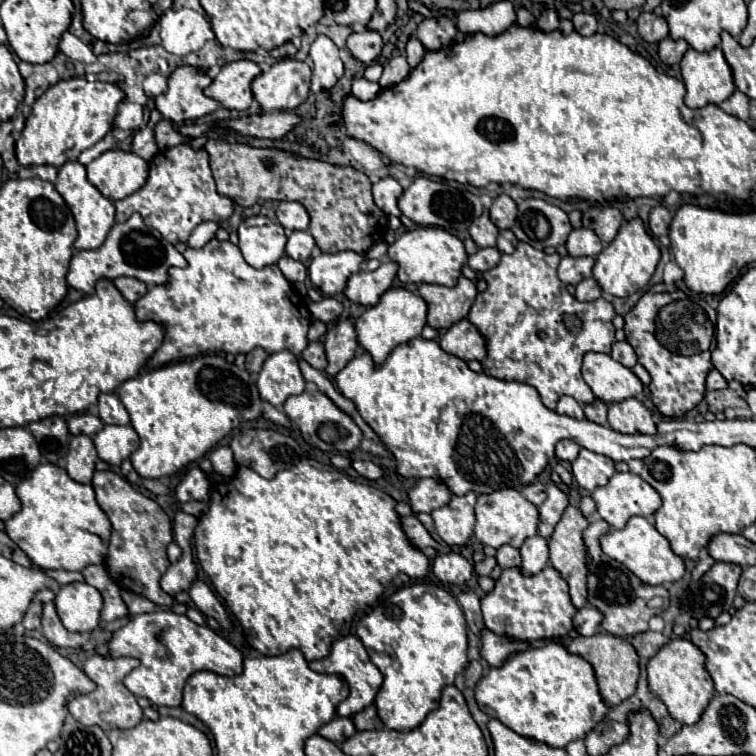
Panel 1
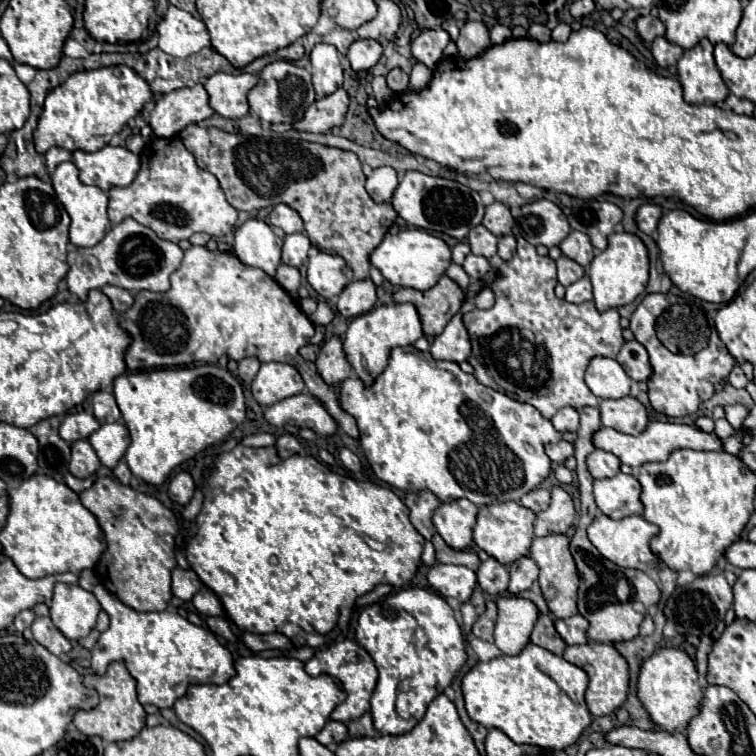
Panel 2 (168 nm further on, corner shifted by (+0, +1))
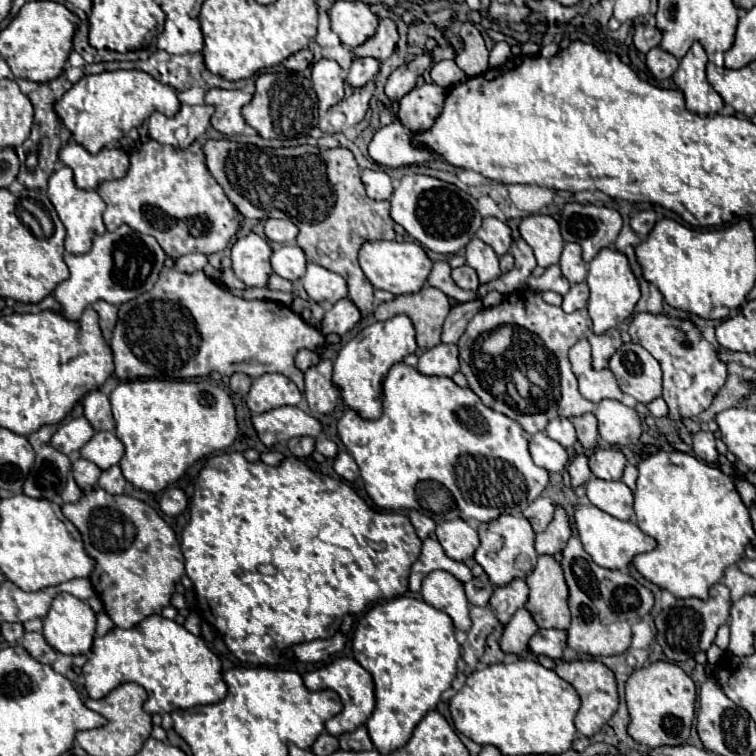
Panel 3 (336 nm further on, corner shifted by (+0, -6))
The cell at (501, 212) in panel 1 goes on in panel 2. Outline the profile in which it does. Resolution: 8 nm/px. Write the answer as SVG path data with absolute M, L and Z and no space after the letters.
M494 201L492 205L486 207L482 225L484 225L488 231L492 231L496 237L502 237L502 235L508 235L508 233L512 231L514 219L512 219L510 209L508 209L504 203Z

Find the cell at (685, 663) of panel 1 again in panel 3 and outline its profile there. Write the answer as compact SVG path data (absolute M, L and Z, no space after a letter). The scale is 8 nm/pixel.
M654 662L638 668L626 680L626 706L630 714L628 734L642 746L680 746L690 736L696 712L696 686L692 678L672 662Z

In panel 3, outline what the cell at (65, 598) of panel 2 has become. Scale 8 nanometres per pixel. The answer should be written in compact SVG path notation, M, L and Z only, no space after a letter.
M60 594L54 598L50 612L44 616L44 638L62 654L76 656L88 654L92 648L96 630L96 614L72 594Z

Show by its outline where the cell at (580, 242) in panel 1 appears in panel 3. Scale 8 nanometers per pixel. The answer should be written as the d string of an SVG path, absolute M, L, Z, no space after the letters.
M578 244L564 246L558 266L570 284L578 284L586 280L586 264L582 262L582 248Z

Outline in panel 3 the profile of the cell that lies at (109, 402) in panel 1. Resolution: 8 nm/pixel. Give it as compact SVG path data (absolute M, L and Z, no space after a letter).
M102 388L88 392L82 398L82 406L84 406L86 420L92 424L94 430L110 430L110 432L114 430L114 418L112 418L110 402L108 402L108 396L104 394Z

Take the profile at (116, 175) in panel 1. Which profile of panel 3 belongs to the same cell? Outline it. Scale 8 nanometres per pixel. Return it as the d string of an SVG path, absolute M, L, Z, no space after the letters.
M68 140L68 144L64 144L58 152L60 162L68 168L72 168L74 172L74 184L78 188L84 190L96 190L96 184L100 184L100 180L112 180L112 176L124 176L124 168L128 168L128 154L120 148L102 148L96 154L90 154L82 144Z

